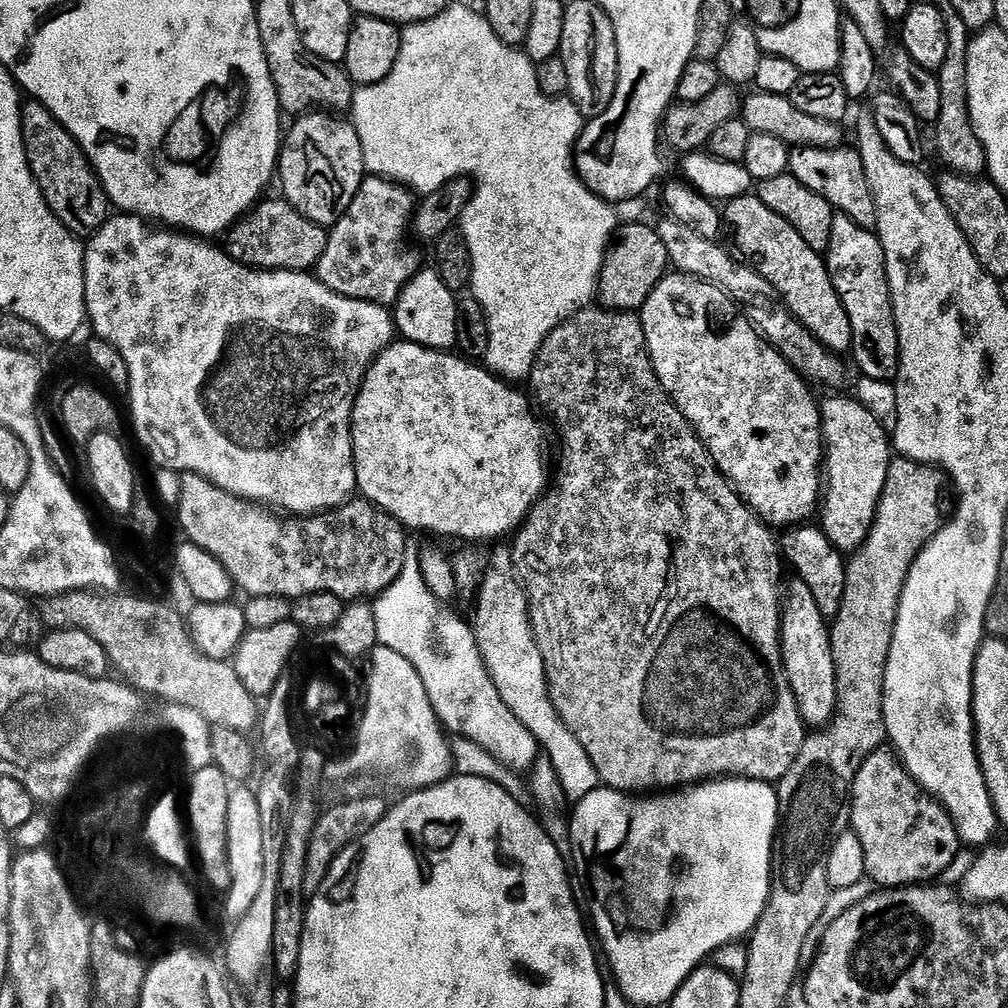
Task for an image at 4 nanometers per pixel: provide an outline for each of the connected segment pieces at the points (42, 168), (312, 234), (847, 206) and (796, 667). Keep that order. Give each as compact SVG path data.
M29 99L21 107L20 117L24 119L24 138L28 150L28 165L42 190L45 202L50 210L56 215L77 238L91 237L93 232L98 231L110 218L110 201L104 193L104 187L100 184L95 172L92 170L92 163L88 155L80 148L80 143L66 131L62 125L42 106L37 100Z
M283 198L267 200L257 203L254 210L228 229L228 241L223 241L222 244L224 251L230 258L248 268L273 272L308 272L315 269L326 250L329 229L305 218L294 205Z
M835 146L832 148L799 148L788 157L787 171L802 186L814 190L814 194L822 194L826 202L841 216L848 216L858 226L875 229L876 203L870 190L870 182L866 178L866 170L862 166L862 158L855 147Z
M783 613L780 622L780 655L784 662L784 673L798 702L800 717L809 729L820 728L829 723L836 714L836 671L832 657L832 637L829 621L822 613Z

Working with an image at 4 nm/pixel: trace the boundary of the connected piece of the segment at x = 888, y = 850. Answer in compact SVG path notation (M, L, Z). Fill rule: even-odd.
M881 746L876 751L871 752L866 759L860 764L859 768L855 769L853 780L850 780L850 803L852 806L852 818L850 821L851 831L858 834L858 838L862 842L862 850L864 851L864 857L866 858L866 876L870 881L873 880L876 884L881 884L879 887L884 890L899 890L901 888L907 888L909 886L924 886L932 880L935 876L940 876L952 863L956 860L956 855L959 854L960 848L962 849L962 841L956 832L956 824L952 821L952 816L943 804L932 796L929 792L924 791L921 788L920 783L916 781L913 776L904 767L899 755L891 747Z

